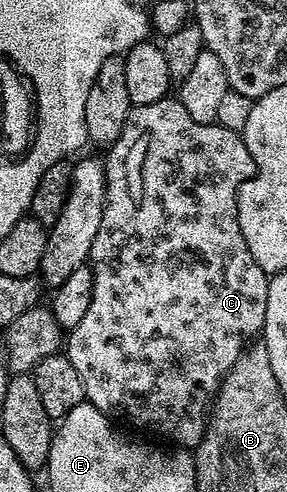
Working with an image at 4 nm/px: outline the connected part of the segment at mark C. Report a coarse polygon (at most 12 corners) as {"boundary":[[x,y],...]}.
{"boundary":[[172,96],[103,159],[66,353],[195,448],[263,331],[243,137]]}

